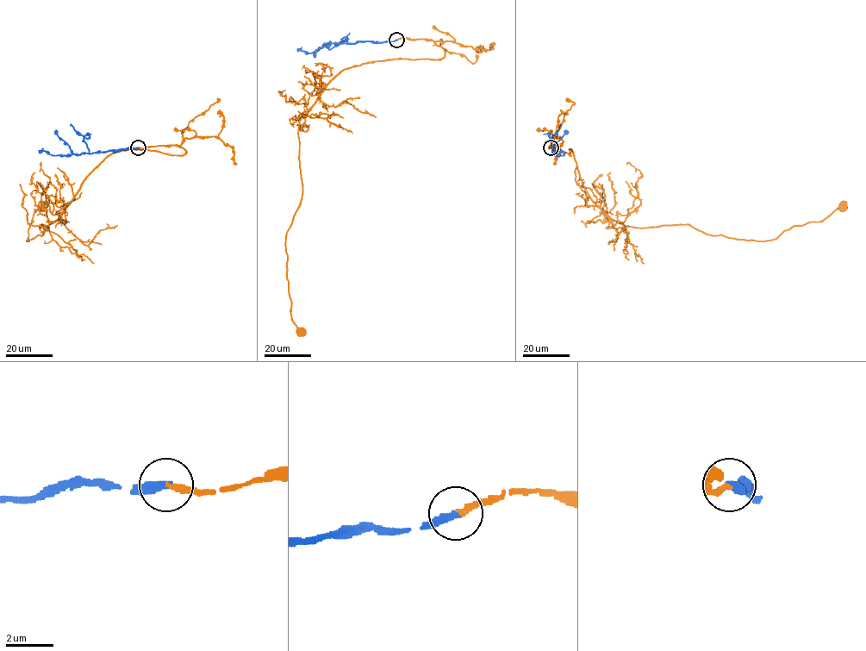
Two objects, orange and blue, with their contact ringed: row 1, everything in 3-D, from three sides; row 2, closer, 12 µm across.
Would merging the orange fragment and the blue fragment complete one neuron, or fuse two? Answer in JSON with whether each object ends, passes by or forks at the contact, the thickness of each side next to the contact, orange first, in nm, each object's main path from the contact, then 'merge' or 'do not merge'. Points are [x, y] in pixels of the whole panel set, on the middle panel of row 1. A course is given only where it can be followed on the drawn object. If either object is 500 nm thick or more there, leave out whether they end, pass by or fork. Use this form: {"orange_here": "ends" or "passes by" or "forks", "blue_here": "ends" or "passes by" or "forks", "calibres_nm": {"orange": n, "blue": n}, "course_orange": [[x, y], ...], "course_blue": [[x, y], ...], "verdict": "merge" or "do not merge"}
{"orange_here": "ends", "blue_here": "ends", "calibres_nm": {"orange": 200, "blue": 360}, "course_orange": [[396, 40], [432, 40], [445, 56], [345, 68], [300, 121], [302, 194], [285, 251], [291, 319], [301, 329]], "course_blue": [[396, 40], [383, 42], [331, 43], [307, 53], [301, 51], [302, 47]], "verdict": "merge"}

